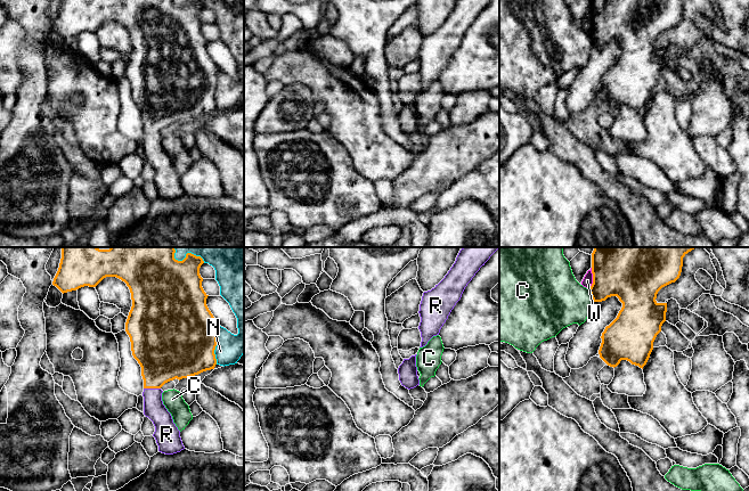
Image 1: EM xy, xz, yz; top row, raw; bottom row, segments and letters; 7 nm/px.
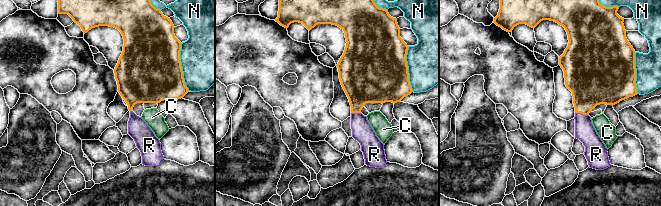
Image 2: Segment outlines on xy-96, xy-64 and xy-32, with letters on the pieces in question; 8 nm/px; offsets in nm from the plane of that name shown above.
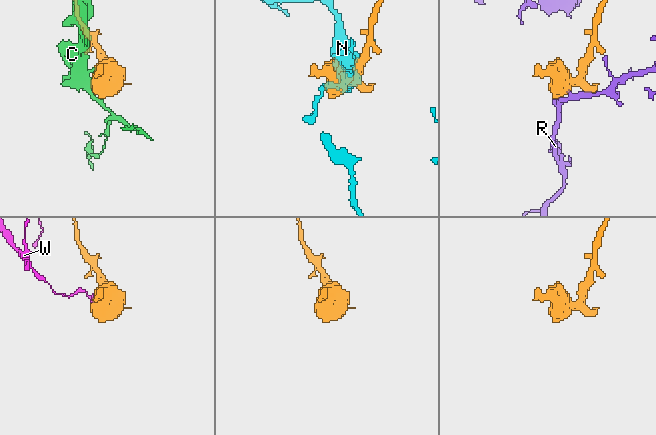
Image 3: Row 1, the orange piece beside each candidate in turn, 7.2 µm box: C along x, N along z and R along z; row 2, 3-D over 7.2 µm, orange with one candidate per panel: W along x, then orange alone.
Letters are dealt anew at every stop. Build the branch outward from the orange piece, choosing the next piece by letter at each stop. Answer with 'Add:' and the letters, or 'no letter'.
Add: R

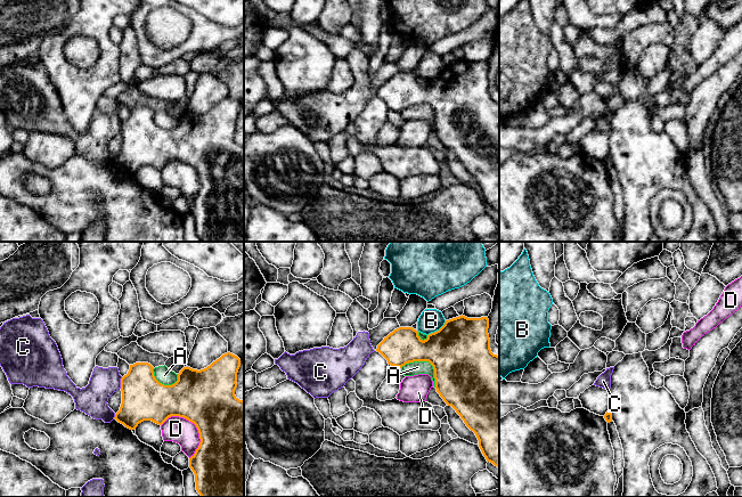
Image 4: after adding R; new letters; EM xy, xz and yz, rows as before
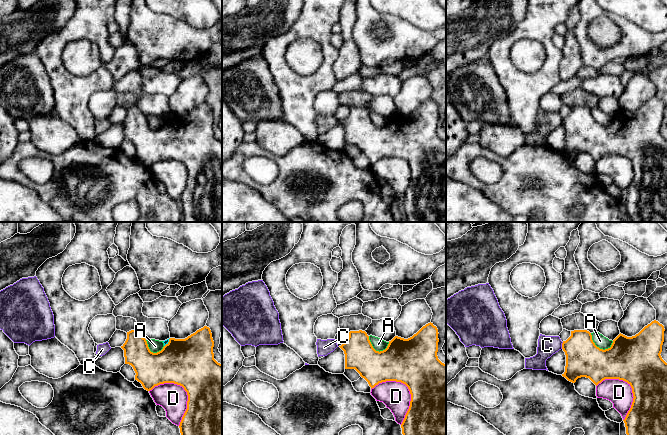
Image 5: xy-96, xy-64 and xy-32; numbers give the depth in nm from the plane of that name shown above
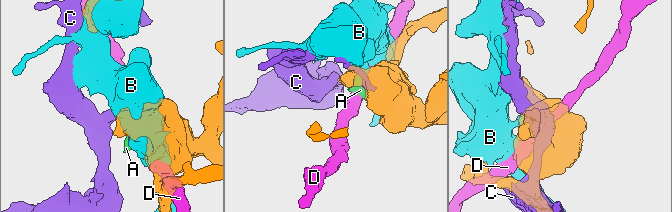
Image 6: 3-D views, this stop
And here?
Add: no letter

